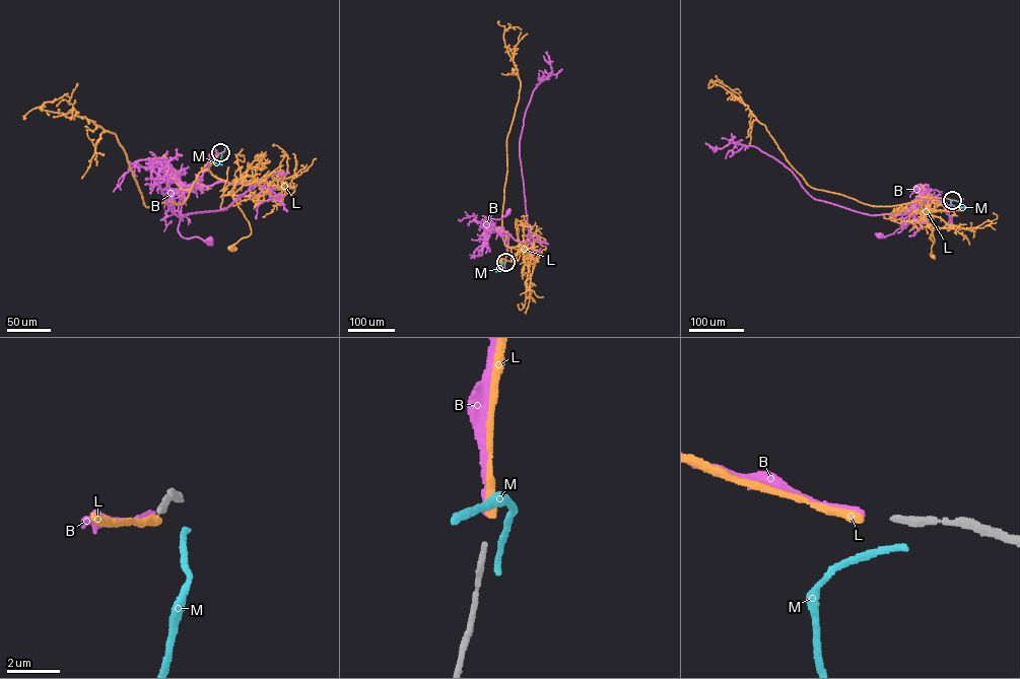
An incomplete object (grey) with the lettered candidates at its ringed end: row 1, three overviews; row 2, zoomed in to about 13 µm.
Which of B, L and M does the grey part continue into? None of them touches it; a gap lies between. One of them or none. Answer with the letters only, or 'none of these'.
B

